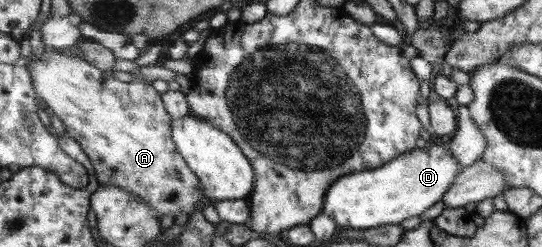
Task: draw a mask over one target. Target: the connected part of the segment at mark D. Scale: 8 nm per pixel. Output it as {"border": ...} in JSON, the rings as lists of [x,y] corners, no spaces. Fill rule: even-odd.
{"border":[[[447,144],[411,150],[373,170],[345,174],[325,192],[321,213],[329,215],[338,228],[368,229],[400,224],[411,216],[420,216],[443,198],[453,185],[459,161],[446,150]]]}

